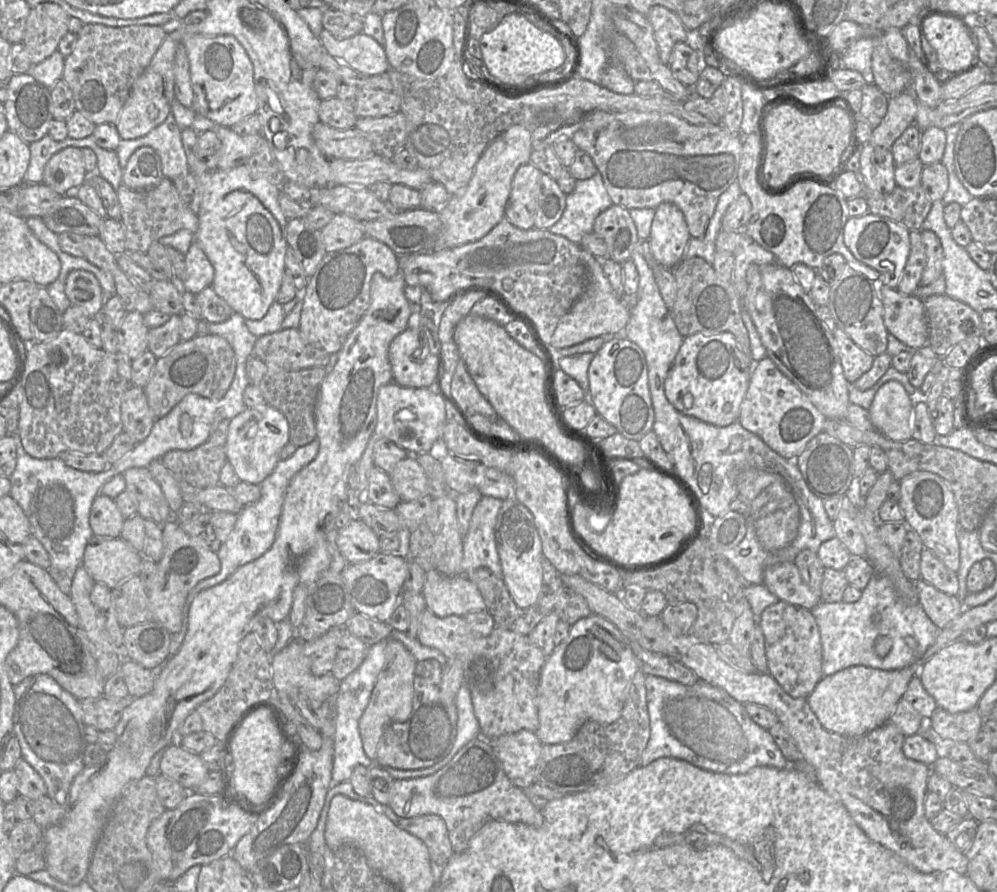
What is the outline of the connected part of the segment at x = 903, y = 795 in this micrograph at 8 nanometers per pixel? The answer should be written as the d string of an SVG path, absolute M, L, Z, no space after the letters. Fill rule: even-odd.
M659 616L645 618L646 630L650 632L650 637L657 644L657 651L677 659L692 669L699 681L724 689L738 702L760 705L773 711L793 739L803 759L814 767L816 780L820 786L847 809L870 840L892 851L910 867L921 873L929 874L951 869L967 874L969 860L966 853L957 849L946 834L936 831L925 814L927 781L933 772L930 765L908 759L904 755L903 743L910 736L904 735L889 722L860 737L847 737L828 731L821 725L806 698L791 697L770 674L735 668L719 656L716 645L702 642L691 634L673 632Z

